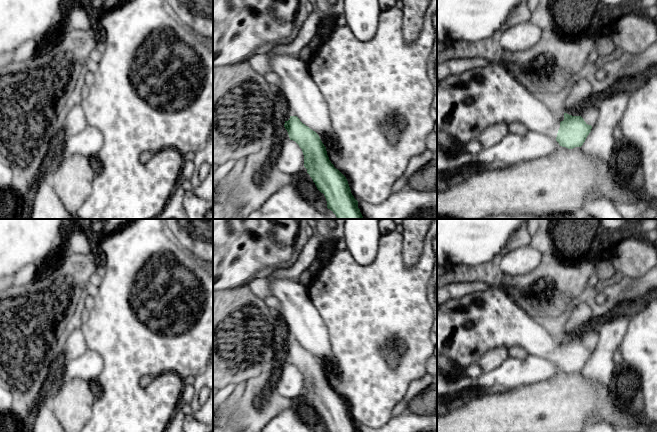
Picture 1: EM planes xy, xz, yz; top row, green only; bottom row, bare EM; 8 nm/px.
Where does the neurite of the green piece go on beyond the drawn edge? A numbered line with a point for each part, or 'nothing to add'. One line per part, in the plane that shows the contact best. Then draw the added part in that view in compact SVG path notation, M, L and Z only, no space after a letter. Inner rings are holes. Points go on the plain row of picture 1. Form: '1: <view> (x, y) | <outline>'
1: yz (467, 327) | M489 288L448 299L437 308L437 370L455 378L489 350L519 346L527 355L556 363L564 336L528 315L503 289Z

